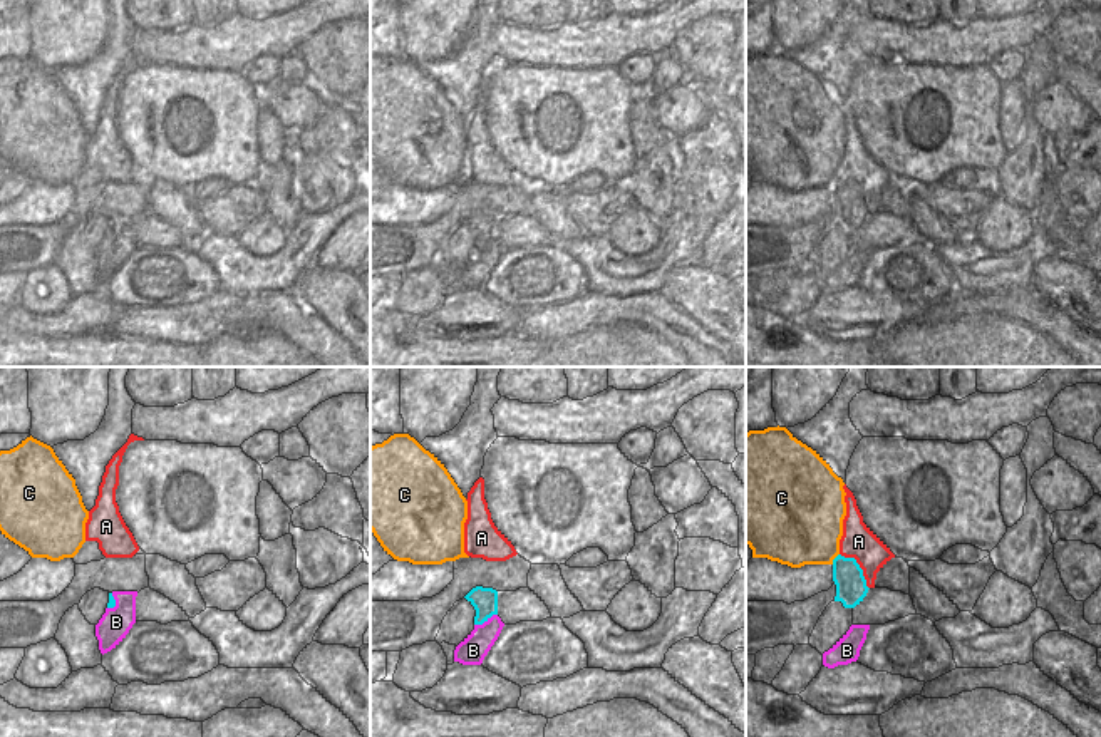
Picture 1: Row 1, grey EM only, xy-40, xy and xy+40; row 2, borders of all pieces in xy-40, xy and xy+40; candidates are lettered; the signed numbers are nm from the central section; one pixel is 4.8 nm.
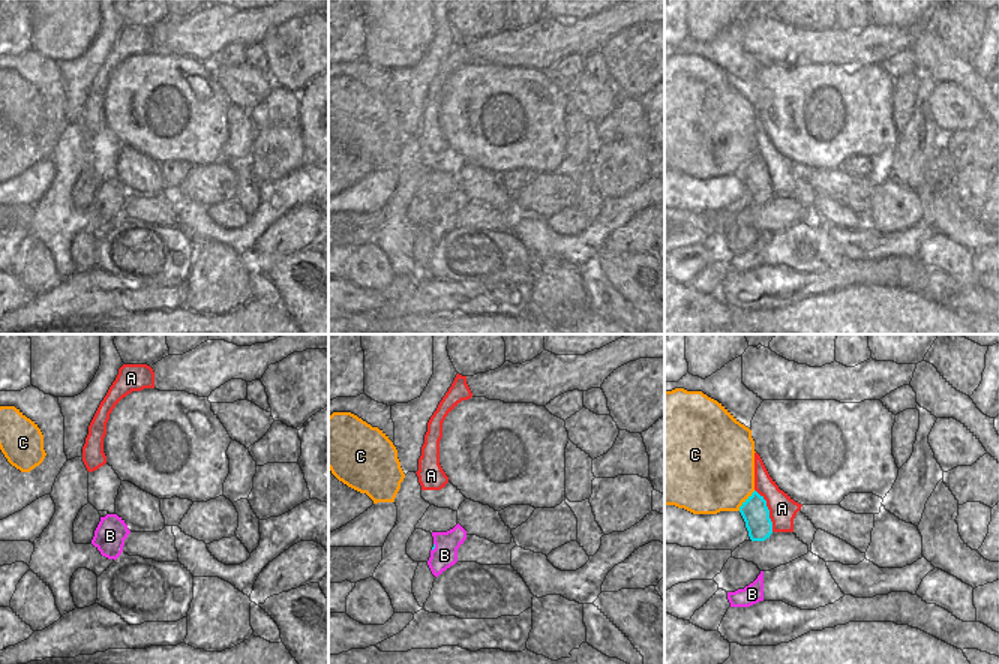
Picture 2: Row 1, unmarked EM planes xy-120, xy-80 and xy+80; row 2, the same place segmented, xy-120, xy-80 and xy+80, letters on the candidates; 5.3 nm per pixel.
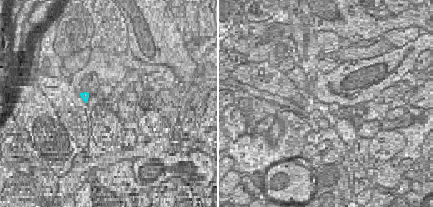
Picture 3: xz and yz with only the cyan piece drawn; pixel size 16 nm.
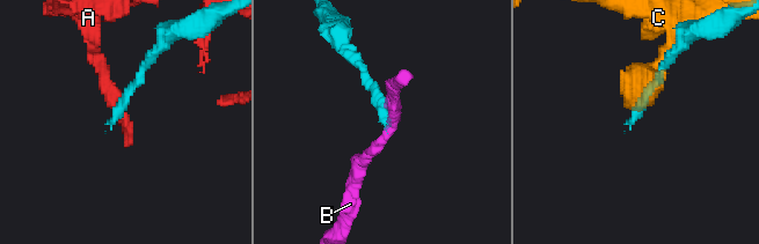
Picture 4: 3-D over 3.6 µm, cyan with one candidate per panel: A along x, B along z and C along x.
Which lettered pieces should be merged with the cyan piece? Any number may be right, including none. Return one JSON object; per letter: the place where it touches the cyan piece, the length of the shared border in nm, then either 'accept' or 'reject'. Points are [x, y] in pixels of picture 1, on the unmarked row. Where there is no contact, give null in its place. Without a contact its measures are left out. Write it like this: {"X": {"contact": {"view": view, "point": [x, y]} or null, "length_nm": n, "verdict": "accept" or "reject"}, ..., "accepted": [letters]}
{"A": {"contact": {"view": "xy+40", "point": [858, 191]}, "length_nm": 220, "verdict": "reject"}, "B": {"contact": {"view": "xy", "point": [485, 245]}, "length_nm": 130, "verdict": "reject"}, "C": {"contact": {"view": "xy+40", "point": [835, 183]}, "length_nm": 70, "verdict": "reject"}, "accepted": []}

